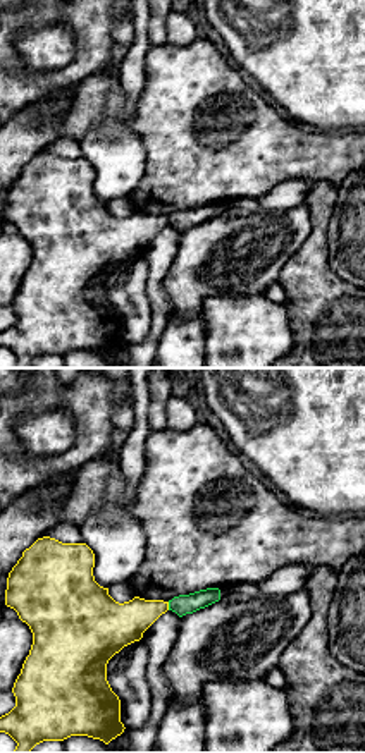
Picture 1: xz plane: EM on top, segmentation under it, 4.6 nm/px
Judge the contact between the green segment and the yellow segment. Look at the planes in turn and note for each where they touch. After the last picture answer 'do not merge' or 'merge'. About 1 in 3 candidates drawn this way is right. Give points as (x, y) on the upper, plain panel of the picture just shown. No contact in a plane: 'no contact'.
(169, 220)

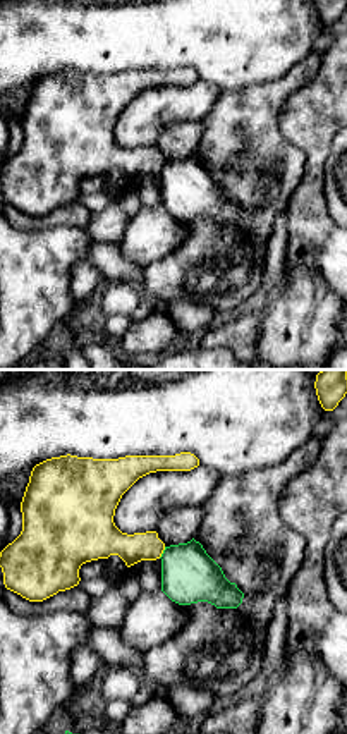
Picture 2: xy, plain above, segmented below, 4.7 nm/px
(164, 167)

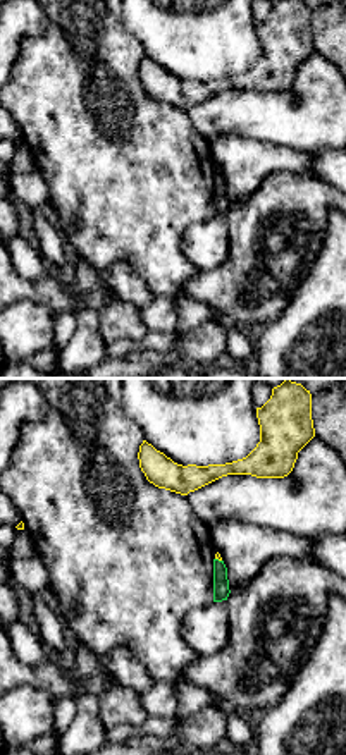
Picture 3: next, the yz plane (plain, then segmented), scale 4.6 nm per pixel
(217, 174)

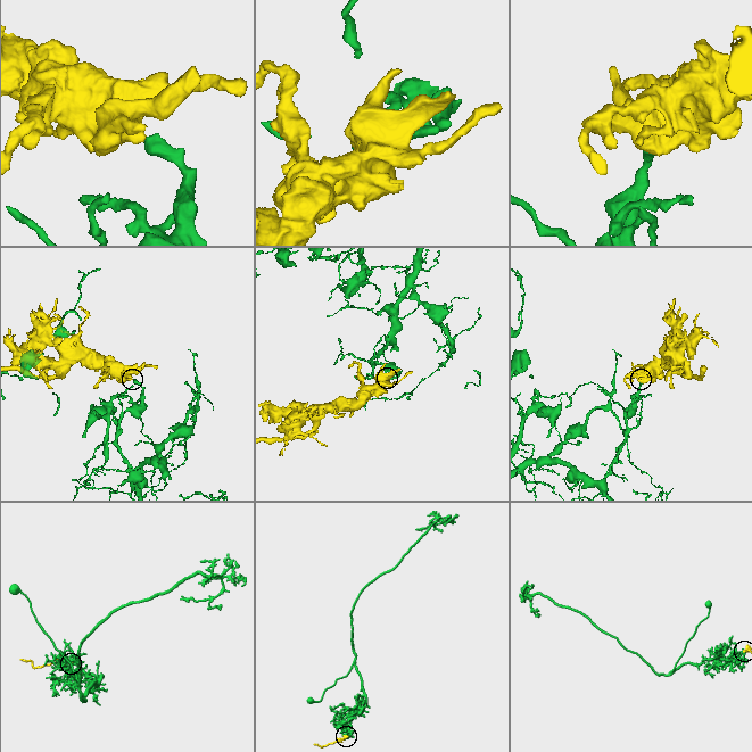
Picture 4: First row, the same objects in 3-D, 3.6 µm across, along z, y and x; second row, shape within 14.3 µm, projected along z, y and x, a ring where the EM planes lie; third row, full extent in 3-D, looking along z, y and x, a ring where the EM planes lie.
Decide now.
do not merge

